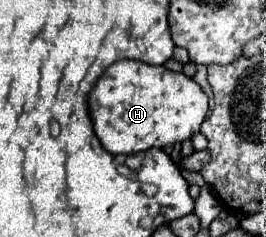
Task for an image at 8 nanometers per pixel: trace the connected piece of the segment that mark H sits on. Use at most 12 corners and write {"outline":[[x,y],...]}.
{"outline":[[115,61],[89,93],[113,155],[191,139],[207,95],[183,73]]}

